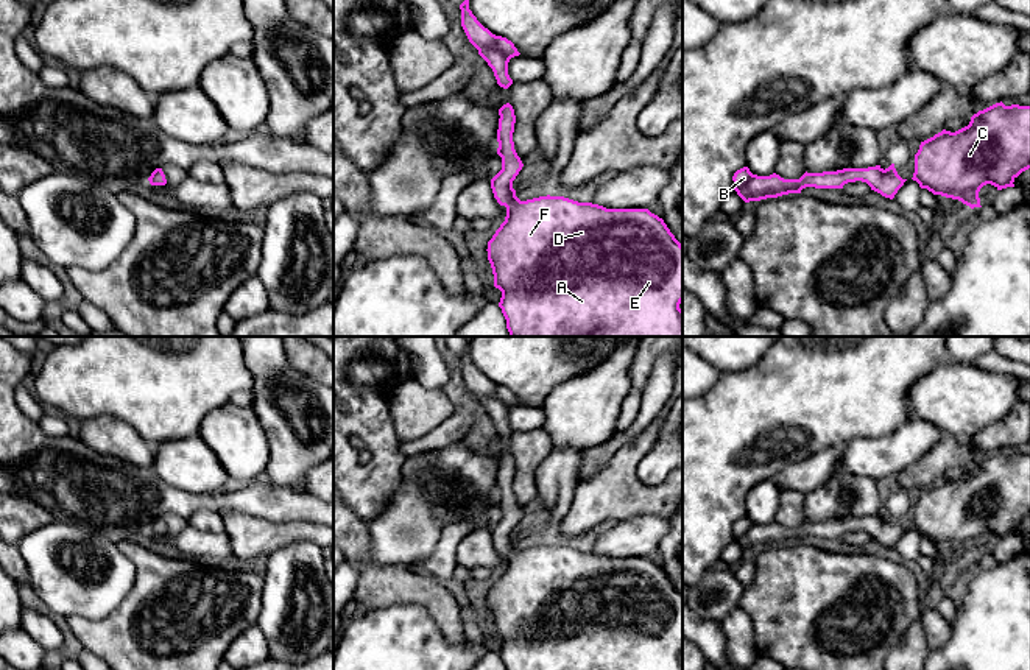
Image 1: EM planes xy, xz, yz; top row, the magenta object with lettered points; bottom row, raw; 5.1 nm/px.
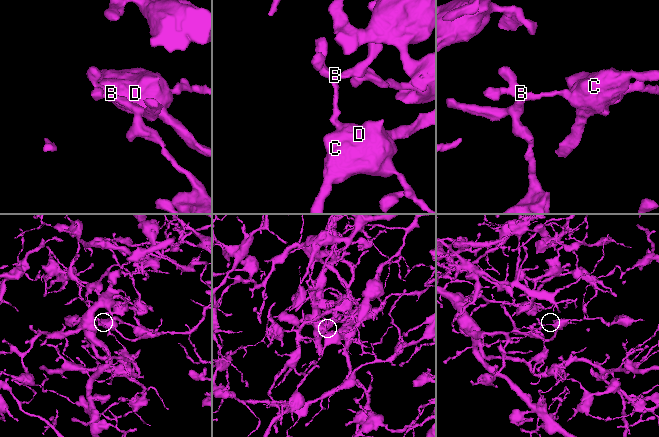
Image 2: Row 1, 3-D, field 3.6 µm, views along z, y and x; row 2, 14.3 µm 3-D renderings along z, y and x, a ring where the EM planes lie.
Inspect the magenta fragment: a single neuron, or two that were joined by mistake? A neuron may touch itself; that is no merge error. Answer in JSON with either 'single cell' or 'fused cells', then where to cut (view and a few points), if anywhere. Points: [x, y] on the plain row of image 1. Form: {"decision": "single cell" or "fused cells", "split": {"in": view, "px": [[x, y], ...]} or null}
{"decision": "fused cells", "split": {"in": "yz", "px": [[853, 518], [842, 528], [843, 533]]}}

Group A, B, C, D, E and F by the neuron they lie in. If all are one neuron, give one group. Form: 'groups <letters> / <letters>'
groups A C D E F / B

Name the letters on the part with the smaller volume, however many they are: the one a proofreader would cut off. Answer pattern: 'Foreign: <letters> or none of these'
Foreign: A, C, D, E, F

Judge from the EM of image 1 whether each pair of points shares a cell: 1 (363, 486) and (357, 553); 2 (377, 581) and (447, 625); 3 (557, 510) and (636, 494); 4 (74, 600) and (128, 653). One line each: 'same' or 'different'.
1: different
2: same
3: different
4: different

